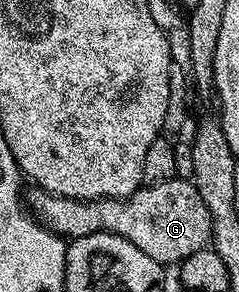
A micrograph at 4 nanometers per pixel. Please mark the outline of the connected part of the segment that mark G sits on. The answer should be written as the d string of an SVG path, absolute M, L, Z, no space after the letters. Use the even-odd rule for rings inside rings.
M172 180L144 184L122 200L75 200L48 192L45 188L29 187L26 207L44 227L57 236L87 238L90 234L109 232L113 238L138 246L142 254L150 254L154 262L165 266L179 265L190 254L209 247L212 238L210 210L202 202L202 194L191 180Z

